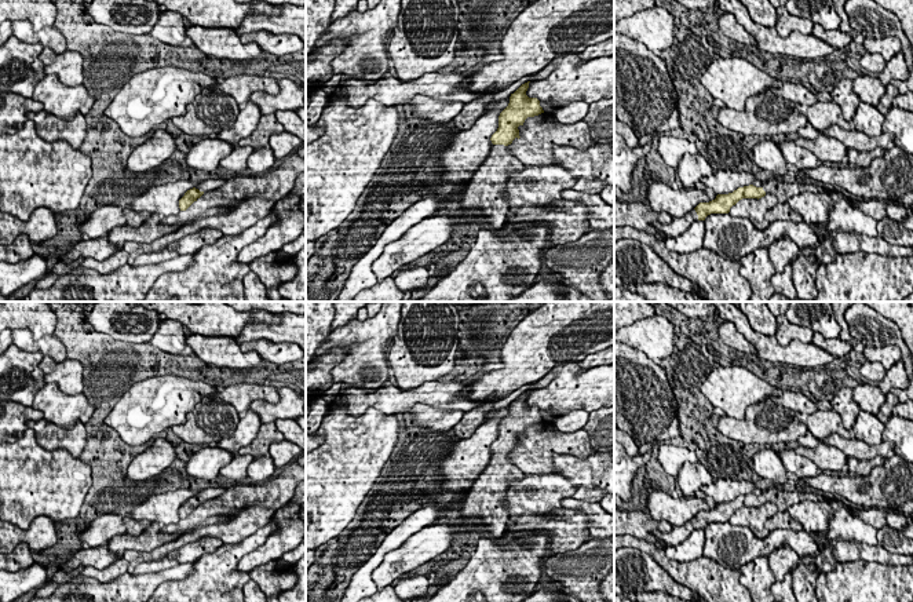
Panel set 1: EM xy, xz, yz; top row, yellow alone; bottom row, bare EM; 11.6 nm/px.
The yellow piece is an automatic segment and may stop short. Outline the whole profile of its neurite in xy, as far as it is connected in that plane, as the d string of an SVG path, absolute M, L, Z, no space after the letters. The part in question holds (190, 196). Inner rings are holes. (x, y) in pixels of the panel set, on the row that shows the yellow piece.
M205 179L202 182L197 182L197 185L187 190L185 196L179 200L180 211L186 211L194 201L197 201L205 191L216 190L223 186L223 179Z

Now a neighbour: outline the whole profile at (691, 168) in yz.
M686 153L679 161L676 172L683 183L683 187L694 187L704 176L713 174L712 167L700 153Z

